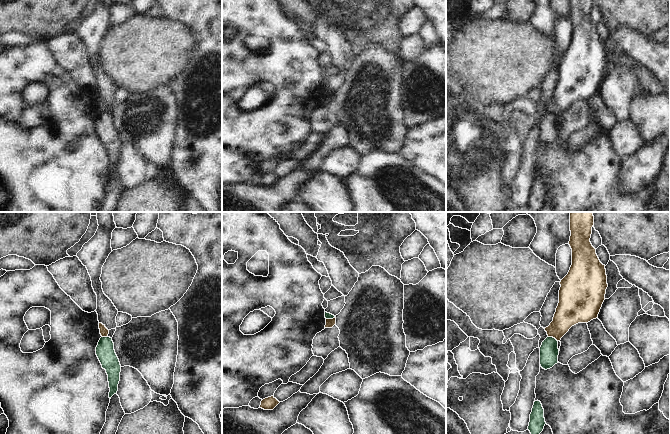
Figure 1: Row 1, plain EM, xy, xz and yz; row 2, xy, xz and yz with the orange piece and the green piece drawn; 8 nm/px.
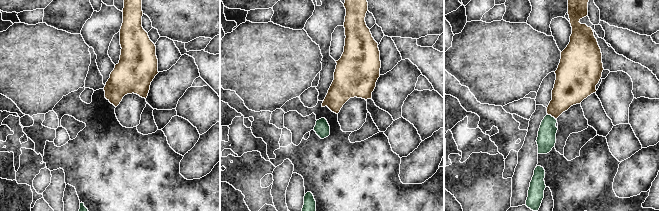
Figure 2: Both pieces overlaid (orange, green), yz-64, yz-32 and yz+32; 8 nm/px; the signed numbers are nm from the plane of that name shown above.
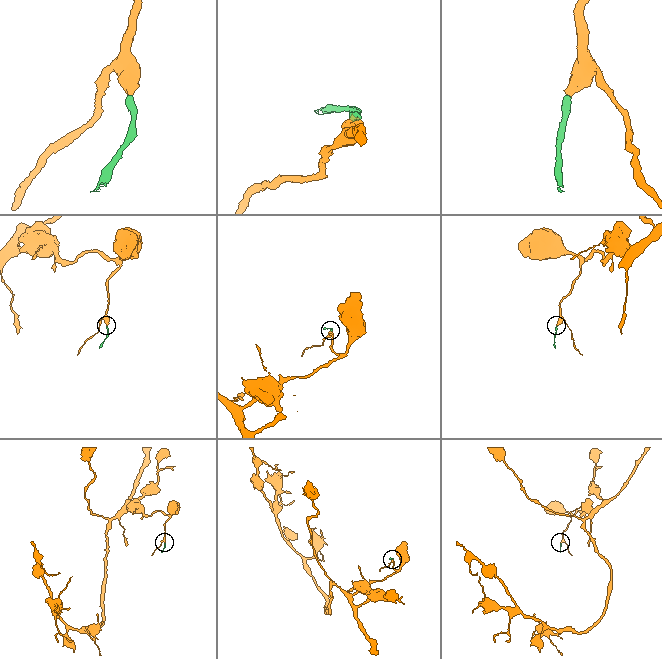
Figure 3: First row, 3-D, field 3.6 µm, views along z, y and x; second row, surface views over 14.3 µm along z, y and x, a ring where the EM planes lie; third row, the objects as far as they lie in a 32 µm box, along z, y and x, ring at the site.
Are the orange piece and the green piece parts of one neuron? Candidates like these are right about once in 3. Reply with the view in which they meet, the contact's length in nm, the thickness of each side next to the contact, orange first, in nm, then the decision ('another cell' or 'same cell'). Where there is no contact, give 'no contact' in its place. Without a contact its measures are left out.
yz | 90 nm | 220/150 nm | another cell

